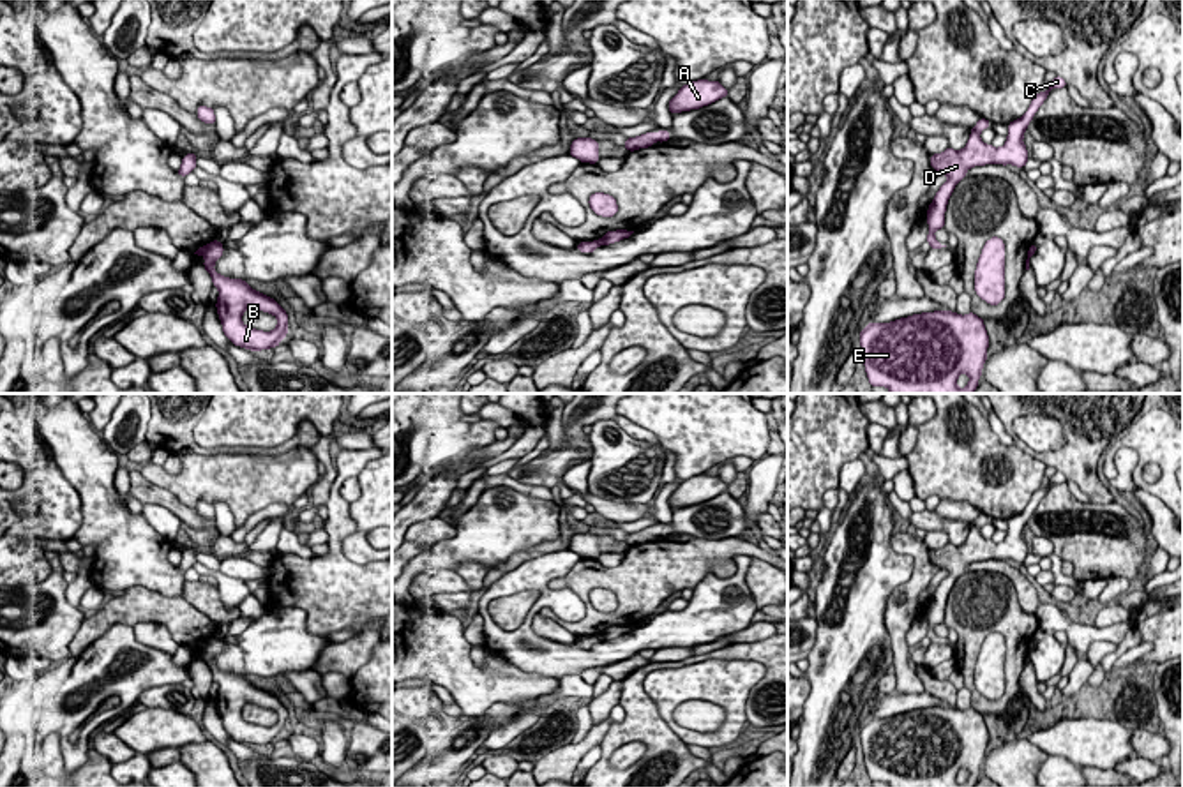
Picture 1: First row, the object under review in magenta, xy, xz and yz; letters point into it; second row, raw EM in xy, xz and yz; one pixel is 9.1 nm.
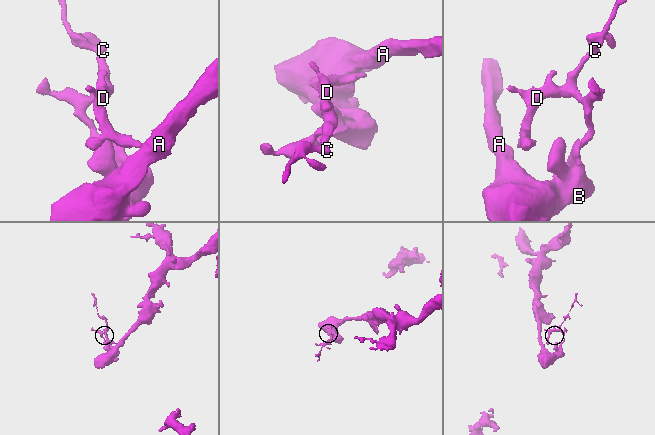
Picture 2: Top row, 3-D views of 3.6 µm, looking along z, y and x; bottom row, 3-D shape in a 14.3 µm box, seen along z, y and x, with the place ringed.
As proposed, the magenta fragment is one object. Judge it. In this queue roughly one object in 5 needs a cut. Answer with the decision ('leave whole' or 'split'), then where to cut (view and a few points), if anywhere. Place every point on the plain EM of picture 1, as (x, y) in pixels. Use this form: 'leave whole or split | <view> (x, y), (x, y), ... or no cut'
split | xz (597, 636), (601, 639)

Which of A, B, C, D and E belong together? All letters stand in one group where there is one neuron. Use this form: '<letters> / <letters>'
A B E / C D

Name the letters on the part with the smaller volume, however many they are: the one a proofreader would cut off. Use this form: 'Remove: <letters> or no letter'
Remove: C, D

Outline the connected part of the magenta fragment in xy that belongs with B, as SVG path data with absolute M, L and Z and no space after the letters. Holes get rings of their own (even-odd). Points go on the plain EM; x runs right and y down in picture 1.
M214 635L203 642L205 665L212 671L214 681L219 685L217 709L222 720L224 731L240 743L251 746L261 746L277 743L288 729L288 709L270 692L254 686L247 676L230 674L219 671L214 665L215 656L222 651L224 644L219 635ZM247 704L265 706L277 713L277 722L272 727L256 725L242 718L242 709Z

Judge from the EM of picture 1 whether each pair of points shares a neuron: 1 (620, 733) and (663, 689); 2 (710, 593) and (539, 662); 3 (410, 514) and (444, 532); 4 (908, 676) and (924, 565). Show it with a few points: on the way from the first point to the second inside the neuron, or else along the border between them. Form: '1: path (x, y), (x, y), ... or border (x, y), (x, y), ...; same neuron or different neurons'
1: border (652, 669), (645, 678), (645, 692), (675, 733); different neurons
2: path (670, 629), (583, 659); same neuron
3: border (437, 516), (415, 521), (410, 526); different neurons
4: path (901, 648), (899, 614), (908, 593); same neuron

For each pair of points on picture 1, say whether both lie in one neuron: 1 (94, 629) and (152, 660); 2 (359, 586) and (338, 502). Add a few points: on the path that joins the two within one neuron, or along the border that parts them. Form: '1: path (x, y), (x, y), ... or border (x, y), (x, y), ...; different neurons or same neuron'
1: border (131, 625), (112, 625), (76, 659); different neurons
2: path (338, 565), (338, 523); same neuron

